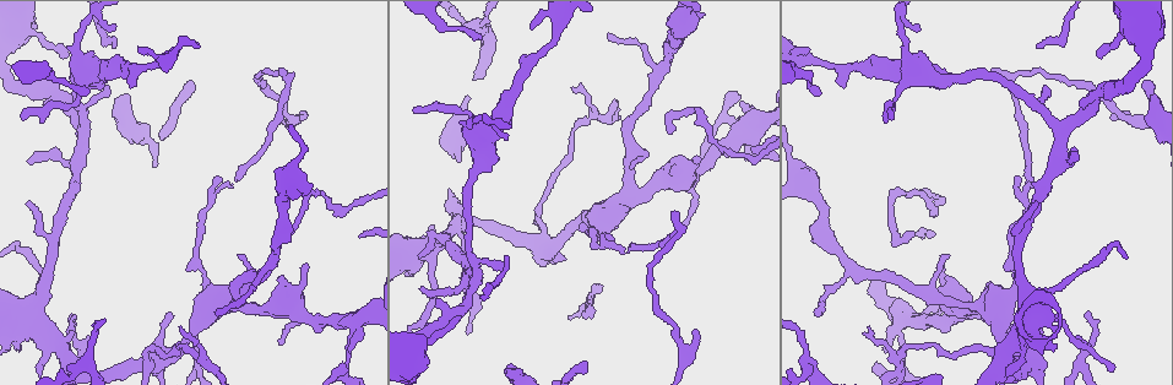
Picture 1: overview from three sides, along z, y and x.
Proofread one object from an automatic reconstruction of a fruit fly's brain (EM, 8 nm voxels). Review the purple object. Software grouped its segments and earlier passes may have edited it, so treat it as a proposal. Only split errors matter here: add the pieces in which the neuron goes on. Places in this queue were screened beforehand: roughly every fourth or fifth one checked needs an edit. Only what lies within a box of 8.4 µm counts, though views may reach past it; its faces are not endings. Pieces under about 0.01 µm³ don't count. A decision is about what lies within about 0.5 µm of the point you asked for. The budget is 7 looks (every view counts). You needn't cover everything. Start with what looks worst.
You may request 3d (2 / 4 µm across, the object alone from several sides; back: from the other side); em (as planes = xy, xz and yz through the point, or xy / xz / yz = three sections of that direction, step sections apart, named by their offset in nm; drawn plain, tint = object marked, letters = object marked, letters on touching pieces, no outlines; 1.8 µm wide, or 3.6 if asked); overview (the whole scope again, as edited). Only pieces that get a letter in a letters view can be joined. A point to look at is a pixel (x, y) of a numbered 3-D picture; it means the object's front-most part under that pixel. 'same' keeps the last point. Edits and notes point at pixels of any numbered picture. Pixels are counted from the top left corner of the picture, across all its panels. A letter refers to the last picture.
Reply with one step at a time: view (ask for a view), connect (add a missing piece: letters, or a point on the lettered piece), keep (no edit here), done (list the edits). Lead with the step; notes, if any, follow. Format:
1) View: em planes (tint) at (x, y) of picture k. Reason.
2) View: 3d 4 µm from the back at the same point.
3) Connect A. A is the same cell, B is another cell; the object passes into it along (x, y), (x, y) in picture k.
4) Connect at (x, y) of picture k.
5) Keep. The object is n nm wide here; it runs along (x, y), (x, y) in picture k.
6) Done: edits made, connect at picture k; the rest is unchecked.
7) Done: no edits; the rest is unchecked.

View: em xy step 8 (tint) at (190, 83) of picture 1. An open end.

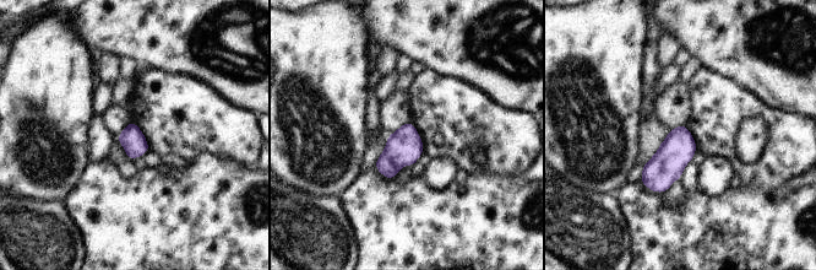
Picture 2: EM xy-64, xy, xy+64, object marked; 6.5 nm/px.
View: em xz step 8 (letters) at the same point. Another direction.

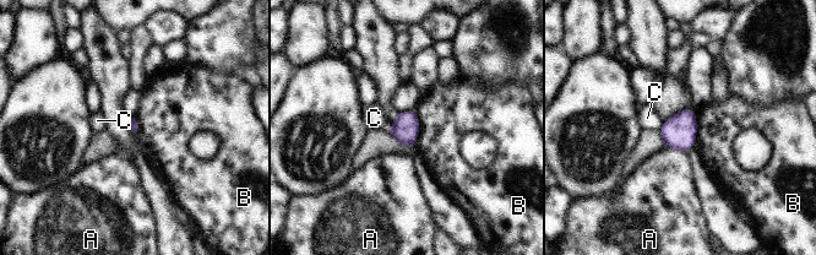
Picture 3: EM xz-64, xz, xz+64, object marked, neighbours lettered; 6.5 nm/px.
Keep. A, B and C are other cells; a border runs along (415, 109), (418, 136), (413, 146) in picture 3; no lettered piece goes on from it.

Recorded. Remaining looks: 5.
View: 3d 4 µm at (1067, 160) of picture 1. Branch stops here.

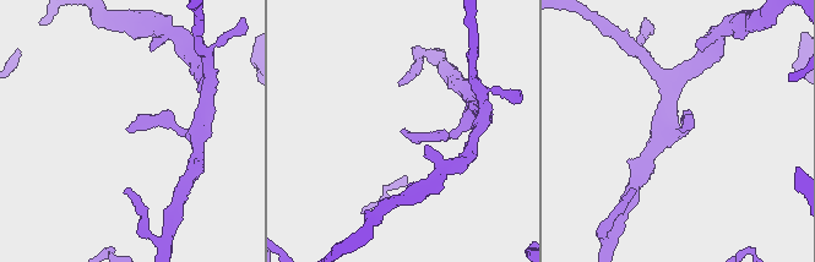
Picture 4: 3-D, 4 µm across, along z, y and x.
View: em planes (letters) at (682, 131) of picture 4. Now the EM.

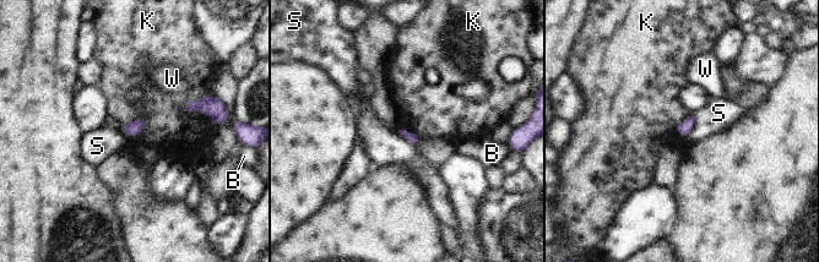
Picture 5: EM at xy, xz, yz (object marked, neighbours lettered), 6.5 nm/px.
Keep. B, K, S and W are other cells; no lettered piece goes on from it.

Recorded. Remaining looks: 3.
View: 3d 4 µm from the back at (814, 90) of picture 1. End of a long branch.

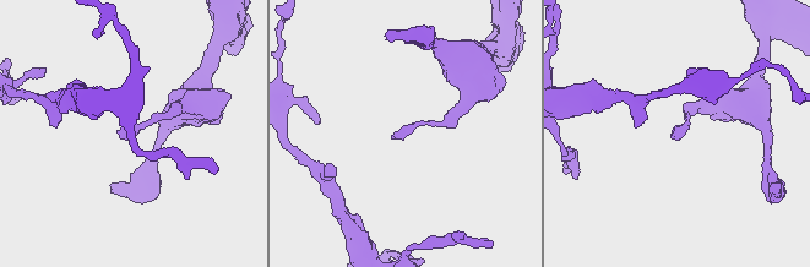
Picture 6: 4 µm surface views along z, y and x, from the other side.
View: em planes (letters) at (122, 133) of picture 6. Now the EM.

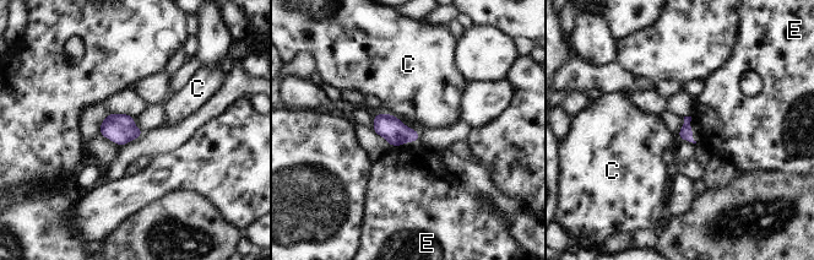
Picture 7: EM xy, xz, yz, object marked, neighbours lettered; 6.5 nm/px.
Keep. The longest contact is with C, 90 nm; C and E are other cells; a border runs along (387, 112), (399, 119) in picture 7; none of them fits.

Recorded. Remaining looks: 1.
Done: no edits; the rest is unchecked.

